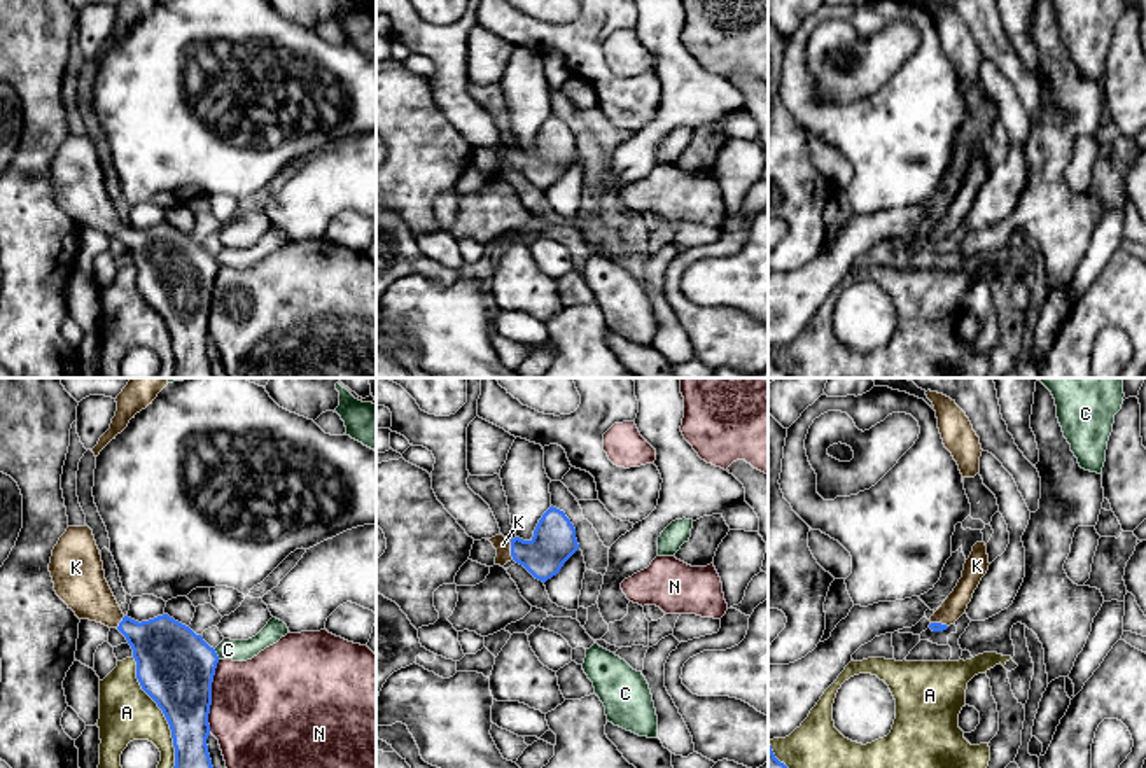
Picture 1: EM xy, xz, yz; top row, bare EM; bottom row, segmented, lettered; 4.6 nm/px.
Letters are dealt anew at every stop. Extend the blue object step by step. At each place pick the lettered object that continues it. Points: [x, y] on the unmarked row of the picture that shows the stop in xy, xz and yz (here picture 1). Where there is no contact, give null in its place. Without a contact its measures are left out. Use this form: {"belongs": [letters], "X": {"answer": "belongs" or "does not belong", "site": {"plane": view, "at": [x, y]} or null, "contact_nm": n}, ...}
{"belongs": ["K"], "A": {"answer": "does not belong", "site": {"plane": "xy", "at": [163, 321]}, "contact_nm": 550}, "C": {"answer": "does not belong", "site": {"plane": "xy", "at": [216, 263]}, "contact_nm": 50}, "K": {"answer": "belongs", "site": {"plane": "xz", "at": [511, 158]}, "contact_nm": 90}, "N": {"answer": "does not belong", "site": {"plane": "xy", "at": [210, 305]}, "contact_nm": 340}}

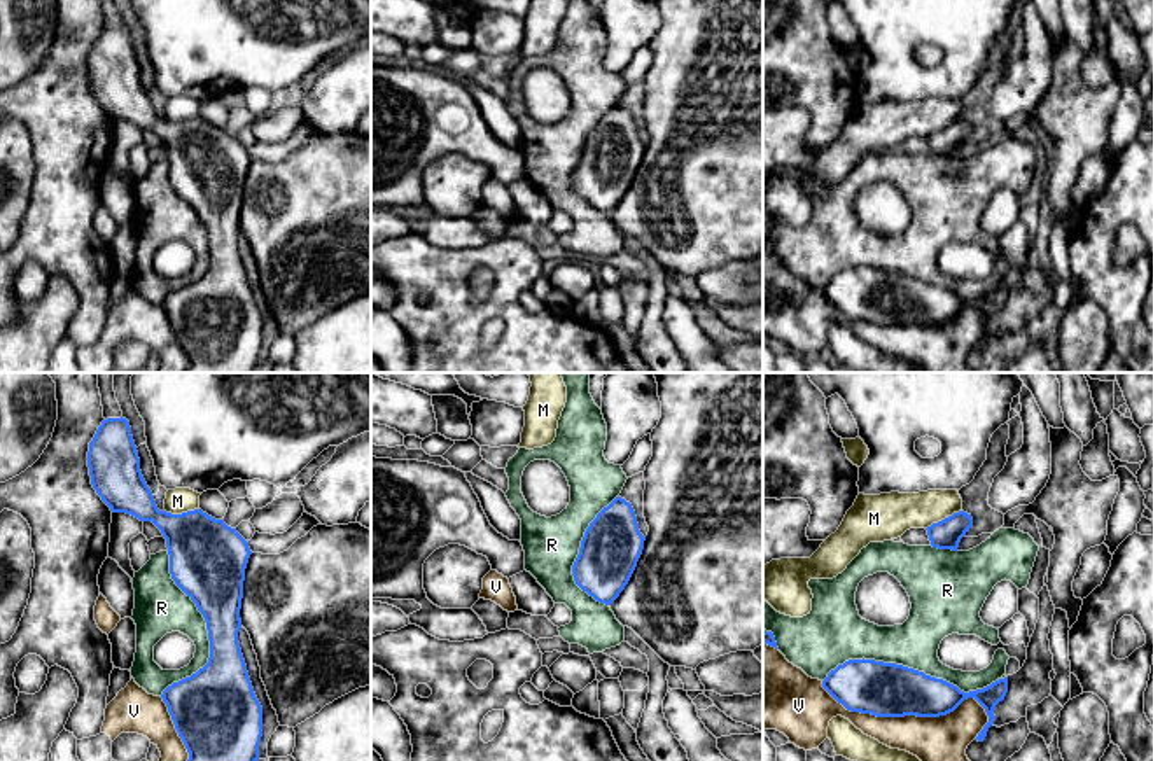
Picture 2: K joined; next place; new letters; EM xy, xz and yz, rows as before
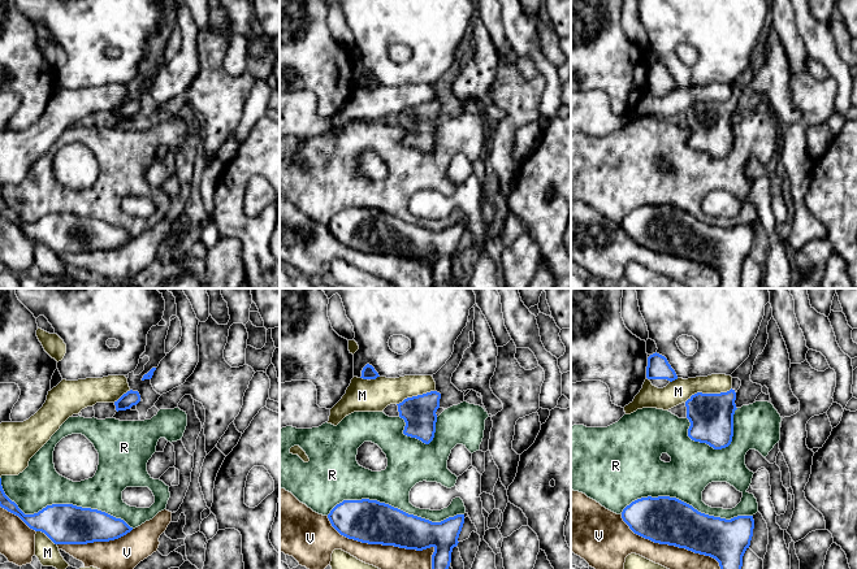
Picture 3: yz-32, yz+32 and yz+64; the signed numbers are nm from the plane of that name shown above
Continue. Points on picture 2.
{"belongs": [], "M": {"answer": "does not belong", "site": {"plane": "yz", "at": [945, 126]}, "contact_nm": 190}, "R": {"answer": "does not belong", "site": {"plane": "yz", "at": [910, 277]}, "contact_nm": 800}, "V": {"answer": "does not belong", "site": {"plane": "yz", "at": [907, 322]}, "contact_nm": 800}}

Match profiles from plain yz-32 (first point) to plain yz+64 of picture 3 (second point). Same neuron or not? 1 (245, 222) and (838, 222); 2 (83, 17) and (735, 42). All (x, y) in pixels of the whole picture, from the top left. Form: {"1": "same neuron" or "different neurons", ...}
{"1": "same neuron", "2": "same neuron"}

